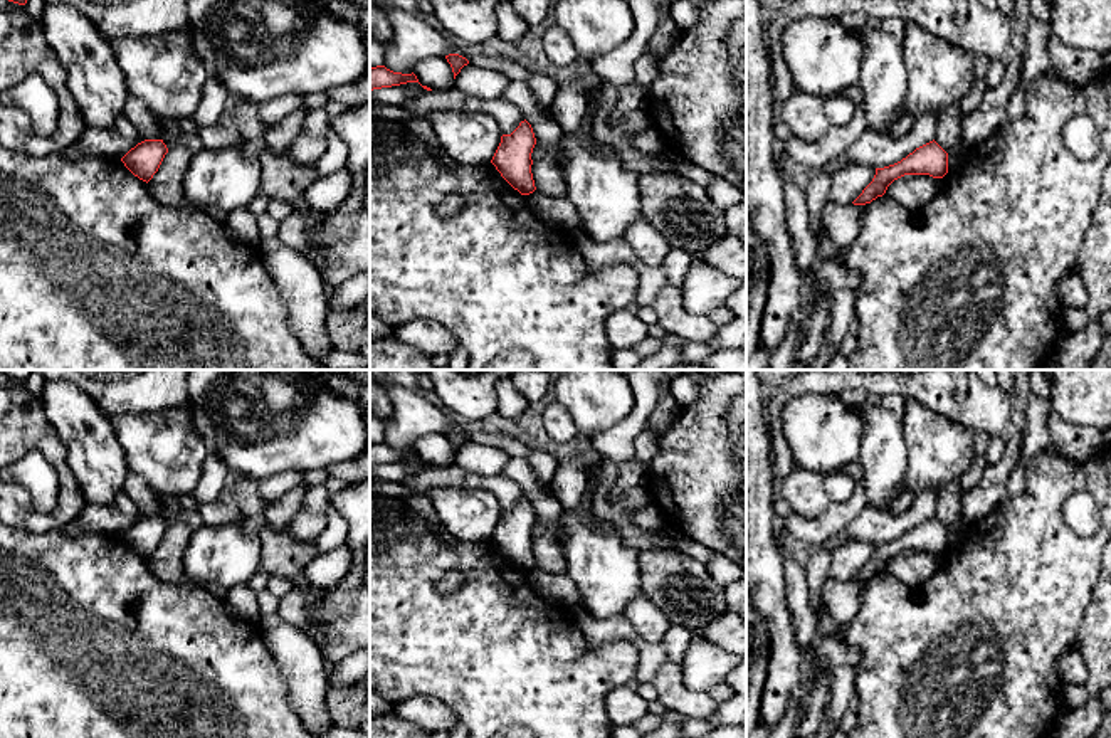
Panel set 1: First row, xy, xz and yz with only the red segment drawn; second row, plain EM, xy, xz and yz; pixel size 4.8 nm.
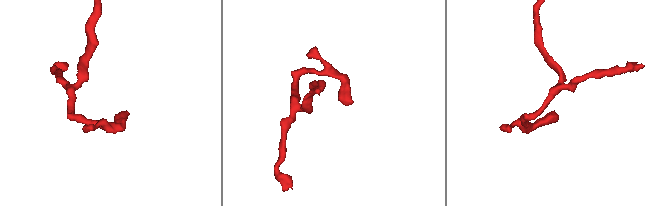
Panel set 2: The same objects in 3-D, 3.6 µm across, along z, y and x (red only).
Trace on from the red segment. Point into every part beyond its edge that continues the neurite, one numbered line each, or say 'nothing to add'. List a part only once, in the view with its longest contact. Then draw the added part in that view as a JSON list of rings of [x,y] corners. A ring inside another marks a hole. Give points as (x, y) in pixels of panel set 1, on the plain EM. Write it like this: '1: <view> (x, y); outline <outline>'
nothing to add

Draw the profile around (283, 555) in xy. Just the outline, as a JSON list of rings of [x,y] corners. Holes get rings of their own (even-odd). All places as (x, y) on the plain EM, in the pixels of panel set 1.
[[[266,523],[264,531],[261,533],[261,541],[261,568],[264,572],[286,578],[292,585],[292,590],[313,590],[303,577],[306,565],[319,555],[313,541],[299,541],[292,538],[289,525],[276,528],[269,523]]]

